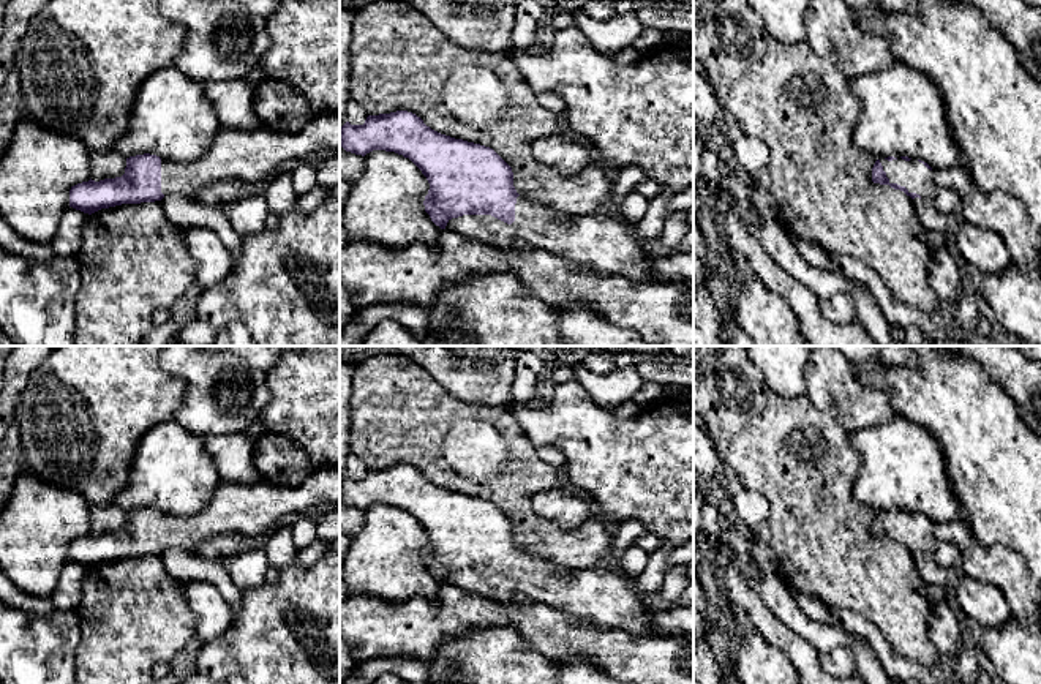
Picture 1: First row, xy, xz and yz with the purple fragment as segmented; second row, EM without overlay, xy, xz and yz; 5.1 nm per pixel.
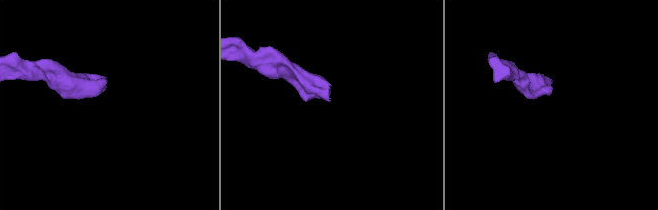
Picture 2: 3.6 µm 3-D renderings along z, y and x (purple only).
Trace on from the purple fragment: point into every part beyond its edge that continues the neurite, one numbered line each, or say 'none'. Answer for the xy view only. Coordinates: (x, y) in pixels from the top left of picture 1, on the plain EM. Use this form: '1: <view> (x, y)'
1: xy (245, 511)

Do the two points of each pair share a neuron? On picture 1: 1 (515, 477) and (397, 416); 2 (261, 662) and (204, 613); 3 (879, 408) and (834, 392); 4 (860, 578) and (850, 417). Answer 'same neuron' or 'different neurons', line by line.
1: same neuron
2: different neurons
3: same neuron
4: different neurons

